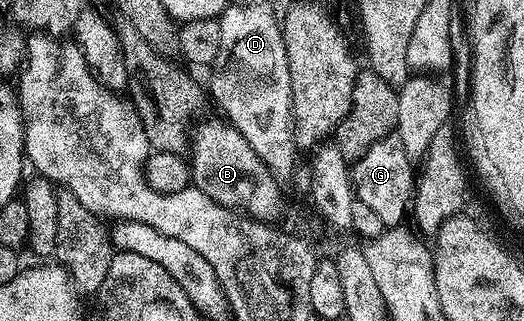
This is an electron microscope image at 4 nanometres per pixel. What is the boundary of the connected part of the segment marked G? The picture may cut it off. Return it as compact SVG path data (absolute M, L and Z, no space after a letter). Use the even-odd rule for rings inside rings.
M393 132L370 144L362 157L351 163L354 198L371 208L385 228L399 227L403 223L400 221L403 220L404 213L407 215L413 205L418 174L416 170L412 171L412 162L413 155L408 154L399 135Z

